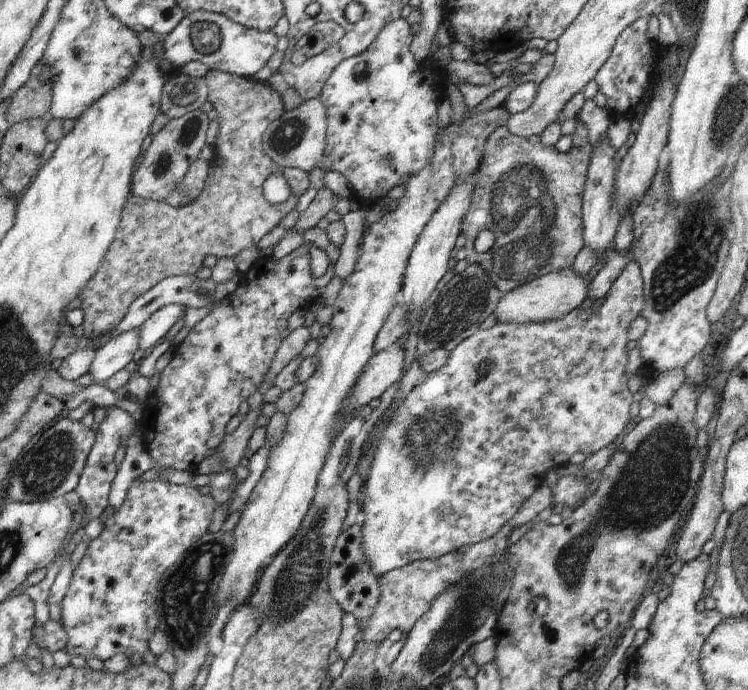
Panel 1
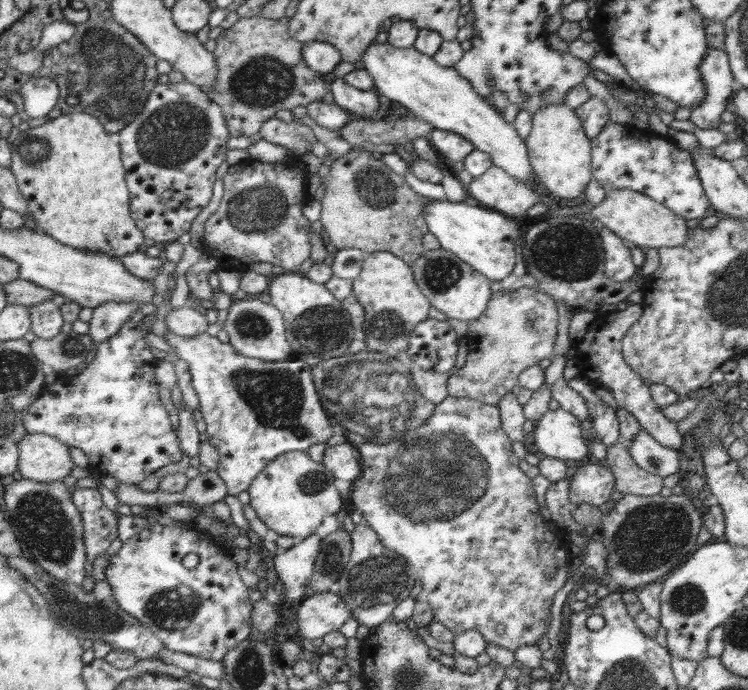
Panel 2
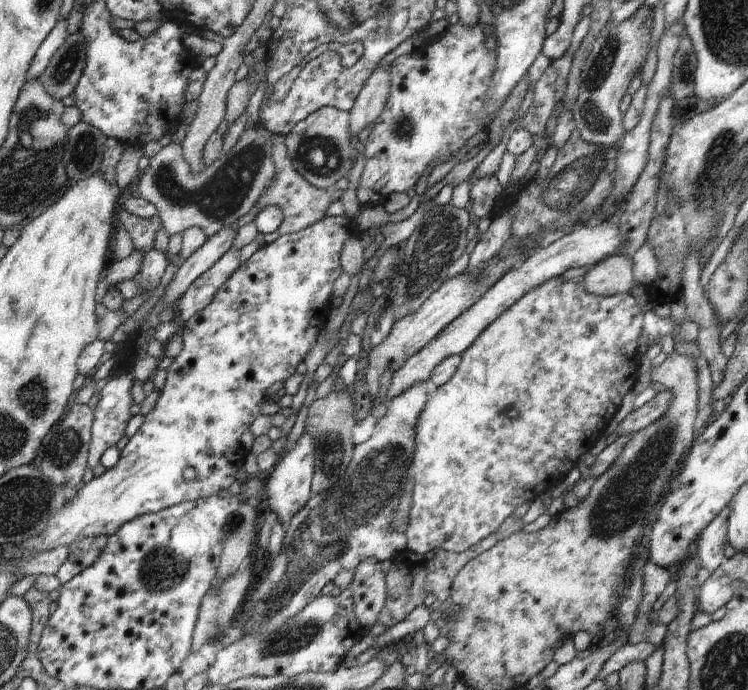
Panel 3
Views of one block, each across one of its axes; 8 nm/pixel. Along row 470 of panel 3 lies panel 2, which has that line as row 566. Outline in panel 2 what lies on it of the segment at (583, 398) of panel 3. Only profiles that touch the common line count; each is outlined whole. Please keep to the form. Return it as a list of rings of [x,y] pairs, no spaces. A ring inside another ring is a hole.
[[[448,395],[435,406],[434,413],[422,426],[407,430],[402,438],[397,438],[388,444],[355,440],[361,462],[361,475],[351,484],[350,496],[355,510],[362,512],[363,522],[374,530],[381,543],[416,566],[417,580],[421,582],[423,588],[421,597],[431,606],[435,621],[444,624],[454,635],[470,630],[476,631],[485,638],[487,644],[496,644],[507,650],[516,651],[520,646],[538,647],[538,640],[547,636],[552,621],[551,608],[554,594],[564,586],[568,578],[568,567],[572,564],[574,556],[568,550],[568,545],[571,543],[568,540],[569,532],[558,527],[555,529],[548,527],[550,518],[536,501],[531,478],[520,470],[520,458],[512,451],[512,441],[502,428],[500,415],[500,409],[496,405],[484,404],[472,398]]]

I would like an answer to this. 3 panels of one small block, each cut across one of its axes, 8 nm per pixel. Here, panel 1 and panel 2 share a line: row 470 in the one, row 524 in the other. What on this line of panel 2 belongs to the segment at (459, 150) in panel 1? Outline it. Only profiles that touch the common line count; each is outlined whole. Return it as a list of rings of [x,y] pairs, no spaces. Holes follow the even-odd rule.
[[[306,451],[285,452],[268,463],[258,473],[258,476],[254,477],[247,490],[250,495],[249,505],[270,530],[274,530],[282,536],[308,538],[322,524],[322,519],[326,515],[335,515],[342,506],[341,494],[333,482],[333,474],[320,462],[312,460]]]

